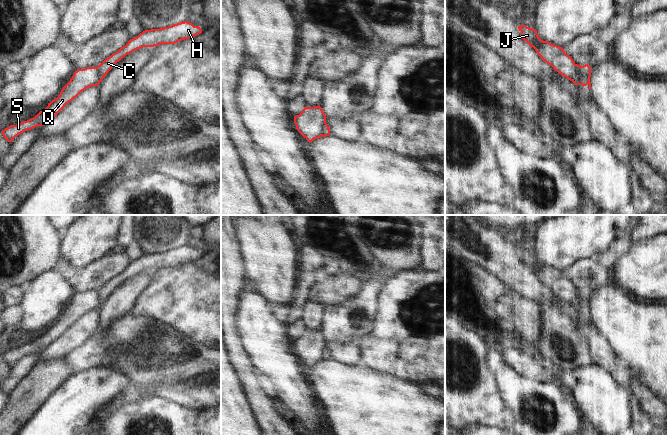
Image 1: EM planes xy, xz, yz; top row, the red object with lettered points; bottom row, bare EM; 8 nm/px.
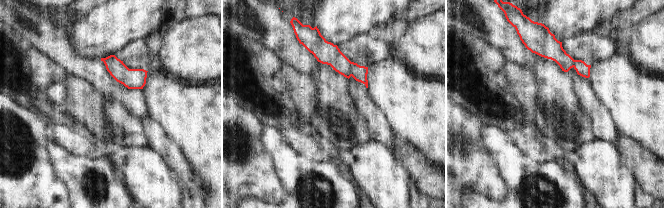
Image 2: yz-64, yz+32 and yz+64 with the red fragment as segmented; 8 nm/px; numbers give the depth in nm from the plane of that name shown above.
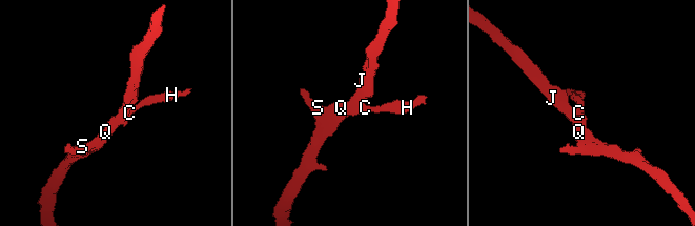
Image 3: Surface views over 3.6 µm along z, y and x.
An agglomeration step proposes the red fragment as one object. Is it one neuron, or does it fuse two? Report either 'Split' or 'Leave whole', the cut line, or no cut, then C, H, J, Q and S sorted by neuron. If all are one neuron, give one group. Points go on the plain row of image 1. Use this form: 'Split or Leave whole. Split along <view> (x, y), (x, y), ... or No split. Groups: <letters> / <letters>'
Split. Split along yz (574, 288), (581, 308). Groups: C H / J Q S.

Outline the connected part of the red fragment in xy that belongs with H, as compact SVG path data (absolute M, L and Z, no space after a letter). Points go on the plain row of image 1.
M188 245L160 253L145 254L137 261L130 263L125 270L121 271L117 276L113 277L96 291L98 296L98 308L100 308L105 299L117 286L137 273L142 271L154 271L161 268L175 268L185 263L193 263L196 259L201 257L202 253L199 250L194 250Z

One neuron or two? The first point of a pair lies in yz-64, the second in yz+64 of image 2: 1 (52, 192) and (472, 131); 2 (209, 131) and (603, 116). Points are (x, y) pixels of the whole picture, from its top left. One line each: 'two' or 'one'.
1: one
2: two

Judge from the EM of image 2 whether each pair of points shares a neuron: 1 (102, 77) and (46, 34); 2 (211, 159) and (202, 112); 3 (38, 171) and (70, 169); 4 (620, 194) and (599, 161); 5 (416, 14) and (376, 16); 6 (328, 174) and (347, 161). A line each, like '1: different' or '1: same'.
1: same
2: same
3: different
4: same
5: different
6: different

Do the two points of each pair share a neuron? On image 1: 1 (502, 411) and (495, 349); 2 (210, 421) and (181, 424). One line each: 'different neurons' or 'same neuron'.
1: different neurons
2: same neuron

